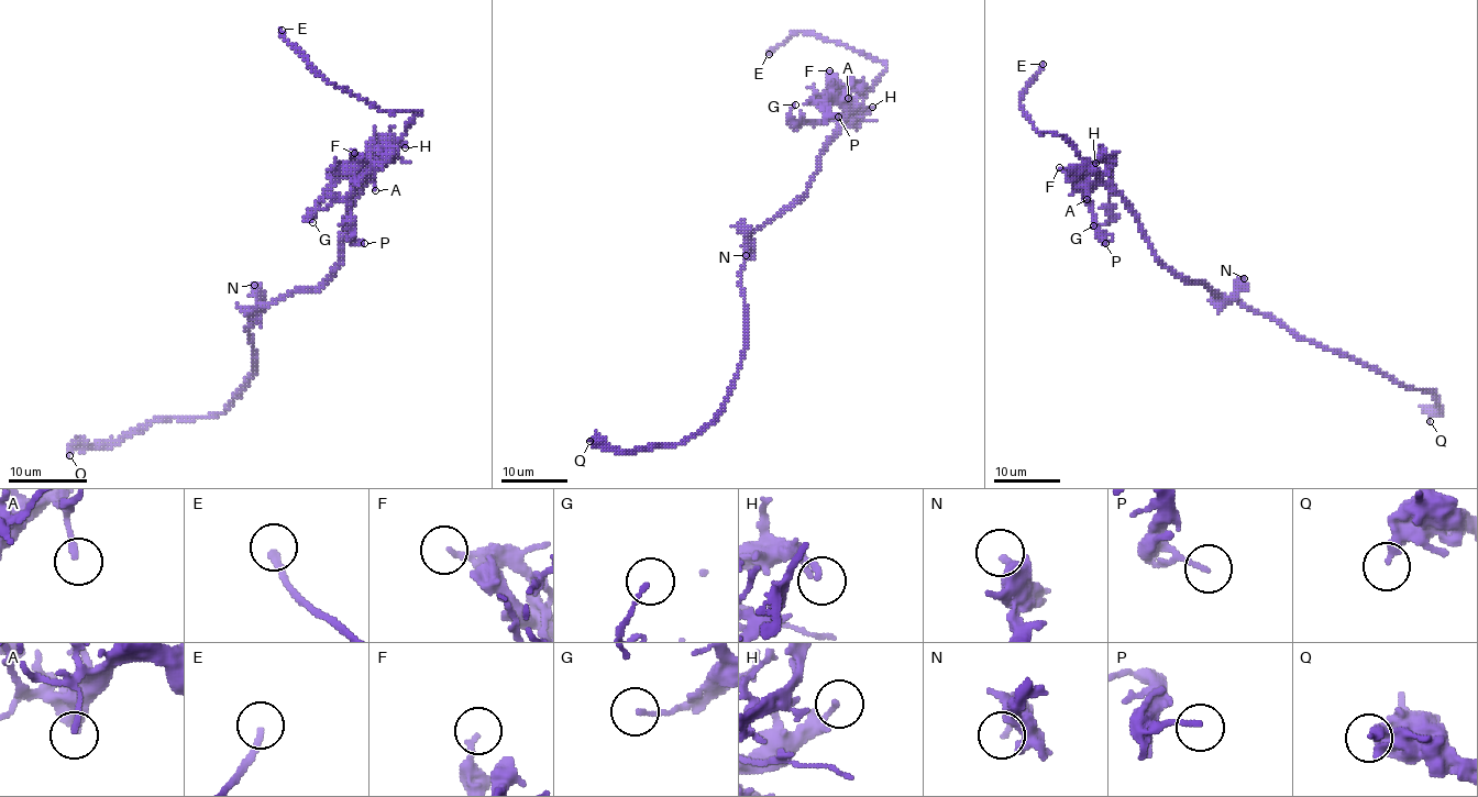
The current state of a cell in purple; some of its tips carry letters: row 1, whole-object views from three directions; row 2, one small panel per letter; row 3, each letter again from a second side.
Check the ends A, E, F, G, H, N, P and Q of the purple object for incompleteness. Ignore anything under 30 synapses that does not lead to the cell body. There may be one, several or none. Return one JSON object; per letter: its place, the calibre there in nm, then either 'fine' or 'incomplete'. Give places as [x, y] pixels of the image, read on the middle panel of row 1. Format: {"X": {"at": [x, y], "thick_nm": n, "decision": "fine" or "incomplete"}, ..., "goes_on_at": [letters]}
{"A": {"at": [848, 98], "thick_nm": 170, "decision": "fine"}, "E": {"at": [769, 54], "thick_nm": 200, "decision": "incomplete"}, "F": {"at": [829, 70], "thick_nm": 150, "decision": "fine"}, "G": {"at": [795, 104], "thick_nm": 130, "decision": "fine"}, "H": {"at": [872, 107], "thick_nm": 180, "decision": "fine"}, "N": {"at": [746, 255], "thick_nm": 240, "decision": "fine"}, "P": {"at": [838, 117], "thick_nm": 150, "decision": "fine"}, "Q": {"at": [589, 441], "thick_nm": 220, "decision": "fine"}, "goes_on_at": ["E"]}

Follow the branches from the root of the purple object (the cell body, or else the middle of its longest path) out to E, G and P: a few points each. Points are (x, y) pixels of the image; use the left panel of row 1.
E: (297, 290), (328, 279), (340, 261), (352, 197), (420, 114), (382, 112), (330, 85), (282, 30)
G: (297, 290), (319, 288), (340, 261), (344, 220), (365, 173), (342, 175), (307, 220), (312, 222)
P: (297, 290), (319, 288), (340, 261), (340, 233), (350, 200), (374, 173), (350, 198), (350, 232), (364, 243)

